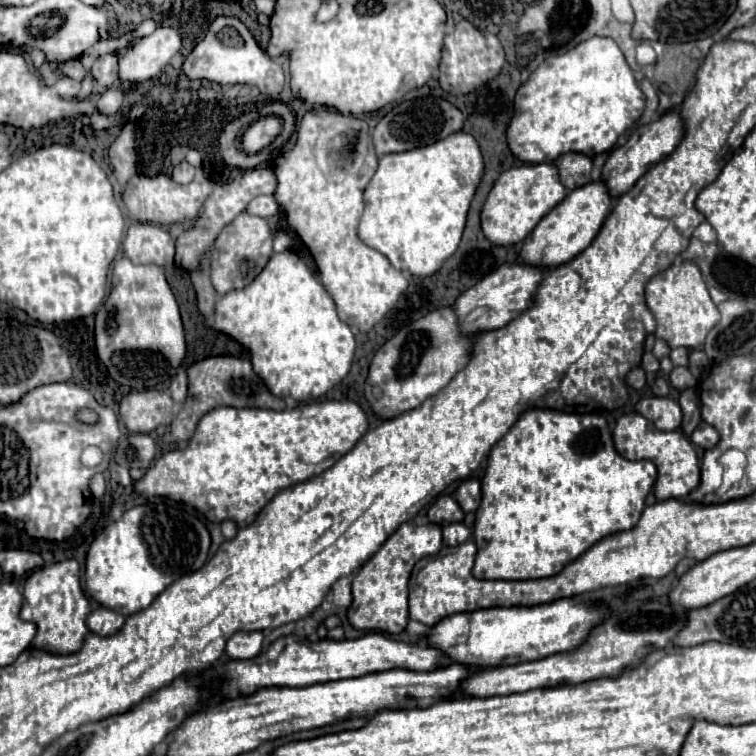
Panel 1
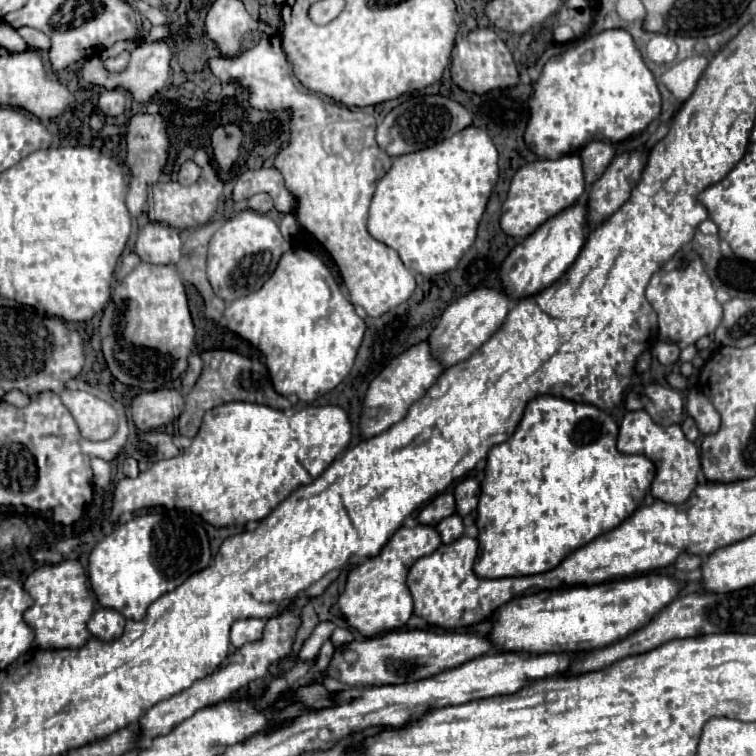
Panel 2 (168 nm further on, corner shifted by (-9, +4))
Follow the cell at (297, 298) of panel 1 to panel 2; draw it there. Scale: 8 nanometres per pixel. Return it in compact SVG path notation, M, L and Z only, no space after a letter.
M306 249L286 251L272 277L258 291L232 301L226 307L224 317L230 331L238 333L262 351L274 389L280 395L294 393L300 401L306 403L312 403L316 397L326 395L338 383L342 383L342 379L348 377L366 329L364 321L356 315L354 305L340 293L340 287L336 279L332 279L328 267L322 263L320 257Z

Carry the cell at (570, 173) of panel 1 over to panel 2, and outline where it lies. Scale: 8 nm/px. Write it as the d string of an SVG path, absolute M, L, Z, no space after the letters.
M598 141L588 143L580 151L580 159L584 167L584 181L592 185L606 171L612 157L614 157L614 147L610 143L598 143Z

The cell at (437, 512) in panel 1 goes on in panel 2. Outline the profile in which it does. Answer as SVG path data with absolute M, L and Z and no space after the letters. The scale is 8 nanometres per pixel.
M442 493L438 497L434 497L420 513L420 523L424 525L436 525L440 523L442 519L450 517L450 515L456 515L456 501L454 501L454 495L452 493Z

